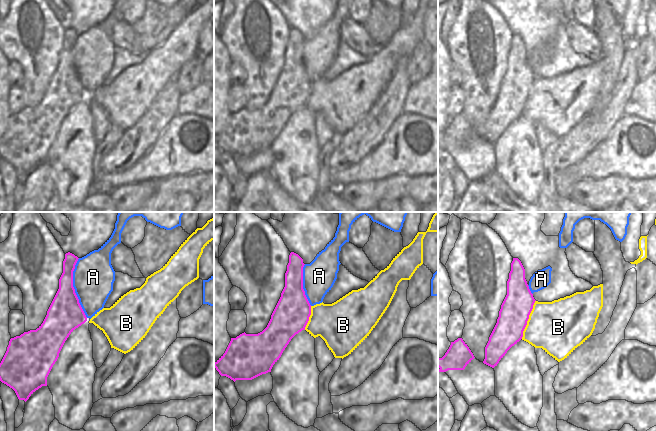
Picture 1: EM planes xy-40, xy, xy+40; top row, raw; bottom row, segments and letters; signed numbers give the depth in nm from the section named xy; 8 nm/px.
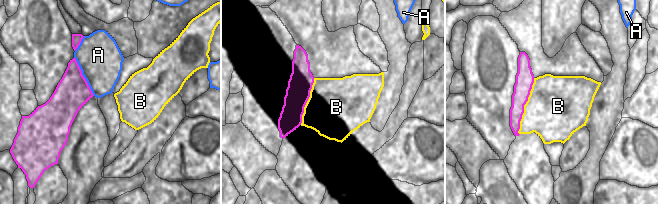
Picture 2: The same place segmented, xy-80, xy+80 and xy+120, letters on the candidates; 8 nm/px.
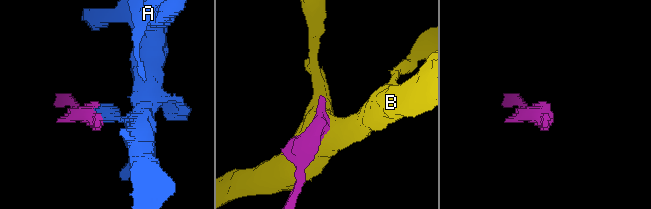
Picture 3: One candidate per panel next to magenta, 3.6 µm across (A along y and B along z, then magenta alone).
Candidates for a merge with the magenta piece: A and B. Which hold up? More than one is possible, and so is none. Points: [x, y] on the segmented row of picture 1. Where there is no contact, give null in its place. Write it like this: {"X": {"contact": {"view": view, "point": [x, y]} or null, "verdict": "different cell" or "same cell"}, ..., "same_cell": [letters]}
{"A": {"contact": {"view": "xy-40", "point": [73, 288]}, "verdict": "different cell"}, "B": {"contact": {"view": "xy+40", "point": [528, 318]}, "verdict": "different cell"}, "same_cell": []}

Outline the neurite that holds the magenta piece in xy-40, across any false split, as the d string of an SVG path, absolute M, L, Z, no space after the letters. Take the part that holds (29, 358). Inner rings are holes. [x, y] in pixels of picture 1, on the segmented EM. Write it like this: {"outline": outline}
{"outline": "M68 252L63 261L63 273L59 289L47 311L43 323L36 329L11 338L0 363L0 381L12 388L19 400L25 402L42 386L47 386L47 377L59 357L69 335L87 321L73 287L73 271L78 257Z"}

